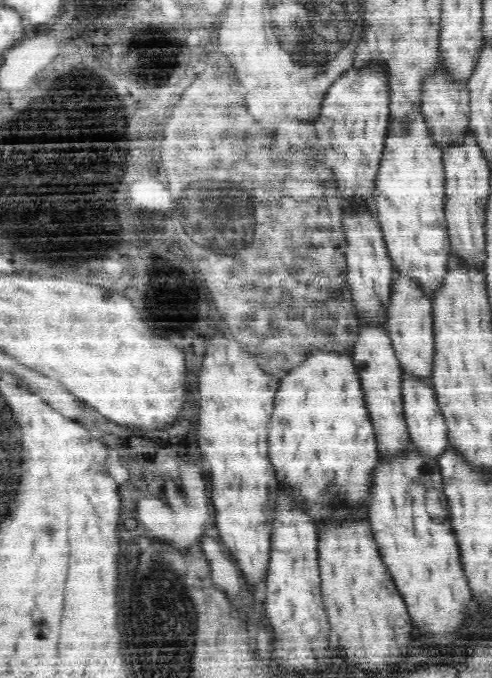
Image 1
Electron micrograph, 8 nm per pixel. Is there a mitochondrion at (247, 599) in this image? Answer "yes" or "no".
no

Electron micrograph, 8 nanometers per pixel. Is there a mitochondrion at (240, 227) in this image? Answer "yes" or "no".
yes

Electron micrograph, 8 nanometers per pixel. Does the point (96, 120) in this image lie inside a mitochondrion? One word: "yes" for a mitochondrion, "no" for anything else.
yes

